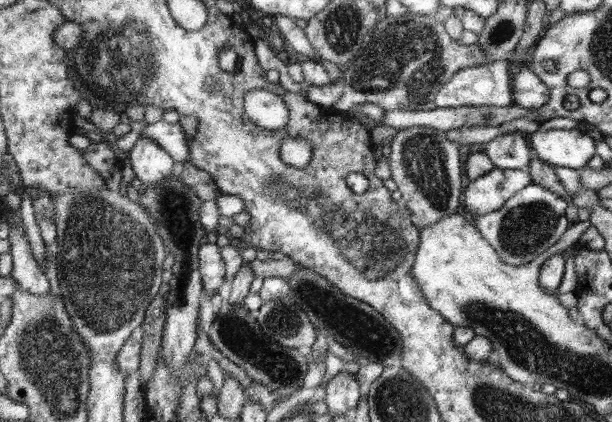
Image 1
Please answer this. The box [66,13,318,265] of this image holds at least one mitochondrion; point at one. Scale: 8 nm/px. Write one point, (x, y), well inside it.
(120, 61)

